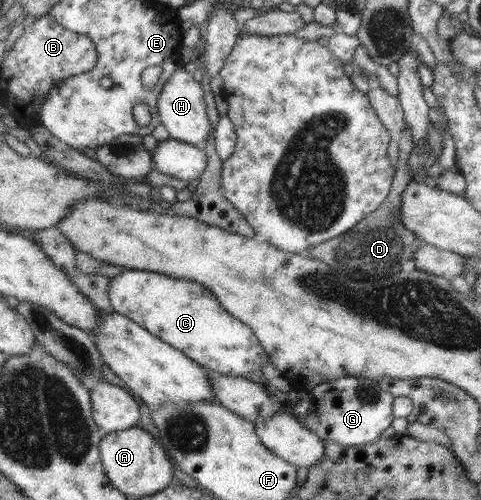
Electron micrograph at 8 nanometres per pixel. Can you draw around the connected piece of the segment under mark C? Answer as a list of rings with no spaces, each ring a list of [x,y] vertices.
[[[126,269],[111,278],[109,293],[115,311],[135,320],[207,369],[246,378],[268,361],[251,329],[229,315],[200,283],[154,271]]]

